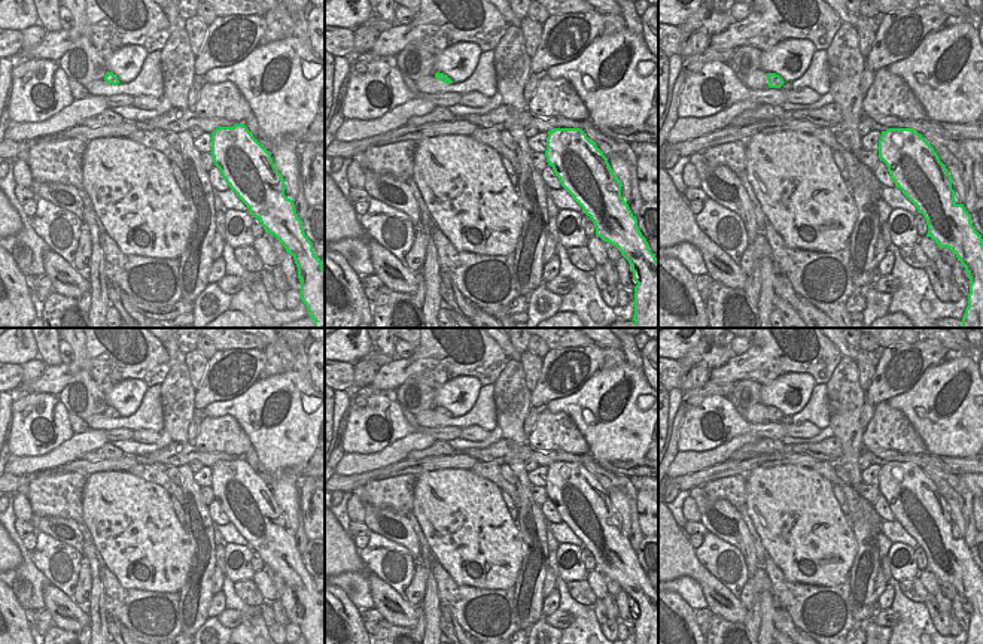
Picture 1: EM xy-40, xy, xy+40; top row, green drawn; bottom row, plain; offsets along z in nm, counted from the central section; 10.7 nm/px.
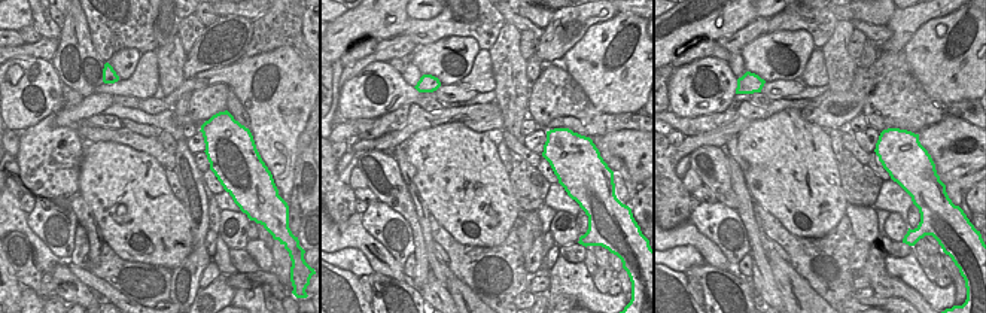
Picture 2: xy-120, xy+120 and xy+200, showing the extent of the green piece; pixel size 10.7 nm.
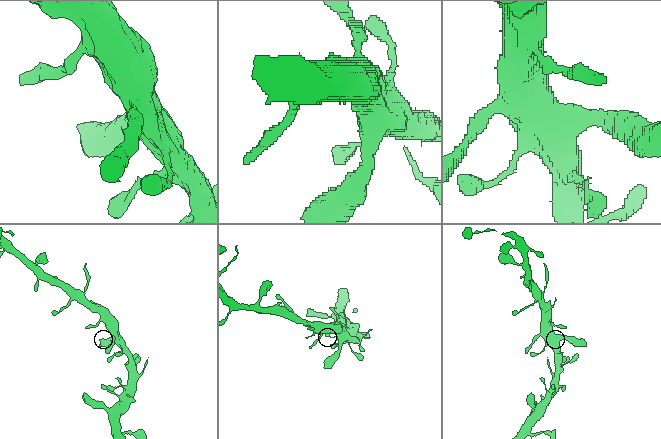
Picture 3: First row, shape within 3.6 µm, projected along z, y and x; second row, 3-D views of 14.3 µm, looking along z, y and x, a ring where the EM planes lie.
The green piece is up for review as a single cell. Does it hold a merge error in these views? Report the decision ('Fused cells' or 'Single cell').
Single cell

